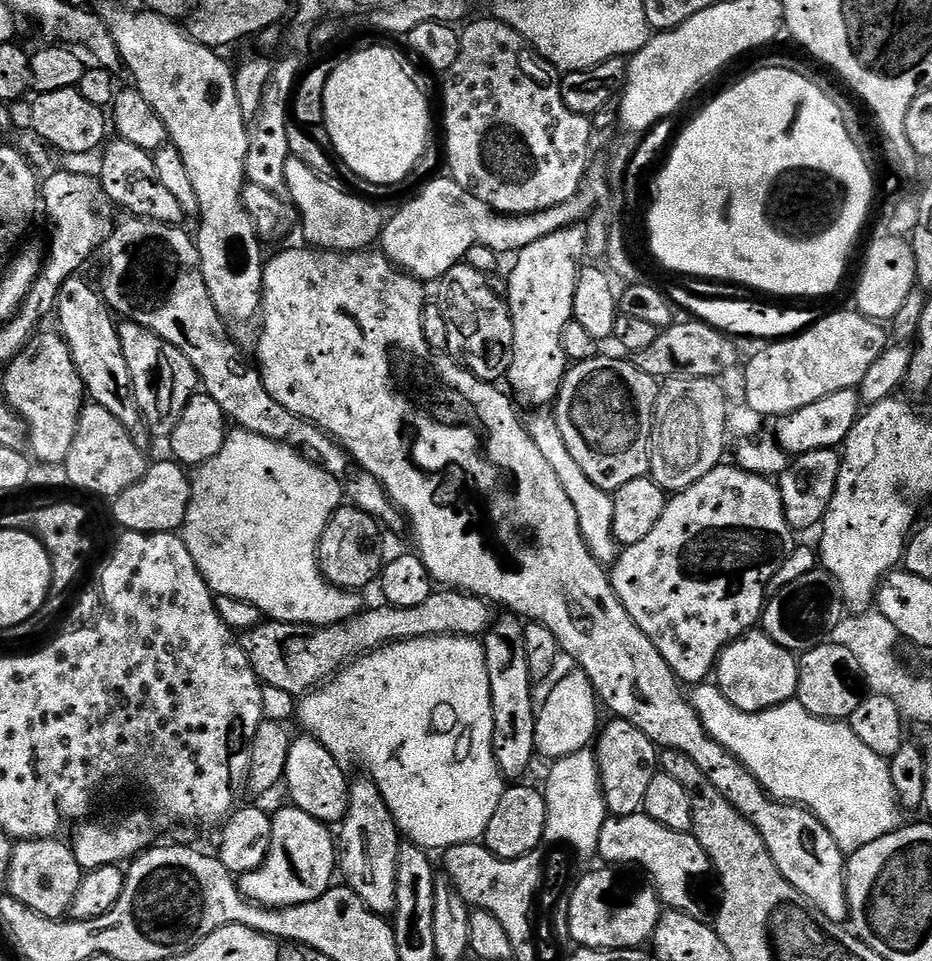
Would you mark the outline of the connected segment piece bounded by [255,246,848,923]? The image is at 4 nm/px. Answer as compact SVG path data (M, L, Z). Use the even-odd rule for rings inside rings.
M309 246L301 247L288 248L285 252L278 253L264 266L262 293L264 329L261 330L260 341L256 344L257 361L255 360L255 363L258 365L260 377L270 398L274 398L278 406L286 406L290 414L308 420L321 431L328 433L333 440L340 443L345 452L364 472L369 472L382 484L393 504L407 517L407 527L410 532L412 528L412 536L416 539L415 555L420 557L420 561L424 563L437 585L448 590L470 592L473 596L478 596L481 600L489 601L493 605L501 604L504 610L525 621L546 626L546 630L550 630L550 634L558 638L561 653L567 659L569 656L574 662L572 664L589 676L599 703L605 709L608 707L615 719L630 722L630 726L638 726L638 730L642 730L642 734L646 734L646 738L650 738L657 749L681 752L686 754L686 758L692 759L698 766L698 770L702 770L702 774L706 774L706 778L710 778L710 783L718 788L719 793L758 830L763 841L766 842L766 848L770 851L775 866L782 871L782 876L820 913L826 914L826 918L836 923L845 923L848 916L848 899L845 896L845 853L841 851L834 842L833 836L812 812L799 805L774 800L756 781L754 774L750 774L746 766L742 766L742 762L734 758L734 754L727 752L718 742L714 742L714 738L710 738L710 734L706 734L691 699L686 695L676 675L670 670L666 658L662 658L662 654L658 654L658 646L654 646L654 642L650 642L650 638L642 634L638 622L634 622L634 618L626 614L626 606L622 606L618 594L614 594L605 565L600 564L590 554L580 533L578 514L574 514L574 502L566 498L566 490L562 490L562 482L558 482L558 474L554 474L550 462L546 462L546 458L542 458L542 453L538 451L538 446L534 446L534 438L530 438L525 421L523 419L520 421L520 416L516 413L518 408L513 397L507 391L499 392L496 389L499 387L495 383L480 380L474 374L470 374L451 356L434 355L431 346L422 335L422 314L426 303L425 285L415 276L398 270L380 250L334 252L319 251Z

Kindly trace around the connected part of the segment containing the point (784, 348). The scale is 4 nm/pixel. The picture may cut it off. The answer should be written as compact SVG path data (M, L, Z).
M859 310L821 315L816 323L798 336L765 343L748 360L744 368L744 400L760 416L789 416L802 406L810 406L830 394L859 389L862 378L878 362L890 336L879 323L869 320Z

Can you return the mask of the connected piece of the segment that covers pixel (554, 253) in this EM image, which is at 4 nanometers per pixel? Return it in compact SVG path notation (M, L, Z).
M573 226L550 234L550 238L538 238L538 242L530 242L530 246L515 253L513 260L516 261L512 264L512 273L508 276L508 292L506 291L508 309L514 322L514 350L506 380L507 383L512 383L510 392L517 405L525 404L526 407L532 408L531 410L544 410L560 394L560 383L570 367L566 350L562 350L562 330L566 330L566 326L573 319L574 290L582 267L580 255L583 257L585 252L585 229Z

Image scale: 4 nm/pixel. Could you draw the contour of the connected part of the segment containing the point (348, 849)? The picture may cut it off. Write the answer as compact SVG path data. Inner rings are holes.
M353 779L348 793L350 806L338 828L338 868L344 872L343 883L366 902L366 906L379 916L388 918L396 911L396 879L398 878L398 854L402 837L396 829L394 814L386 806L386 798L373 780Z

